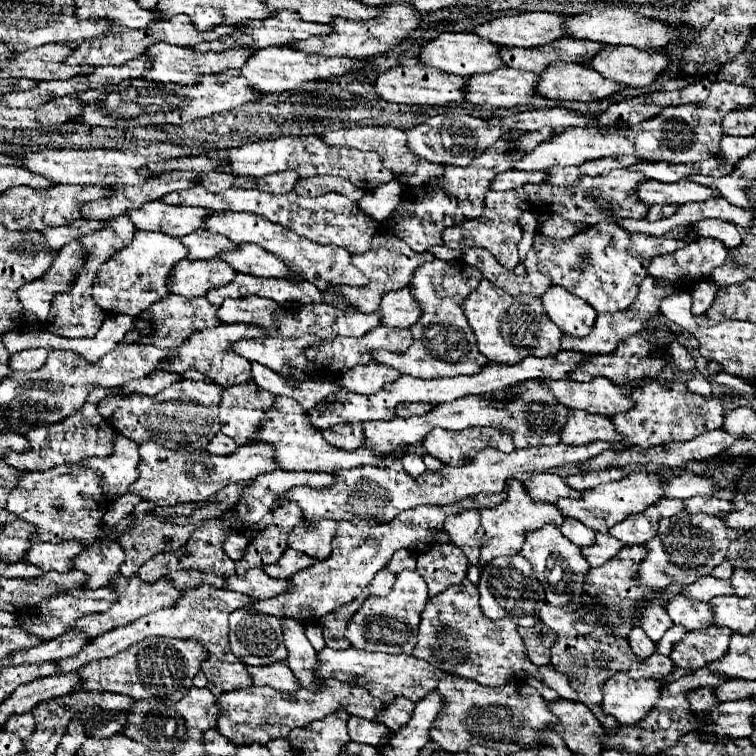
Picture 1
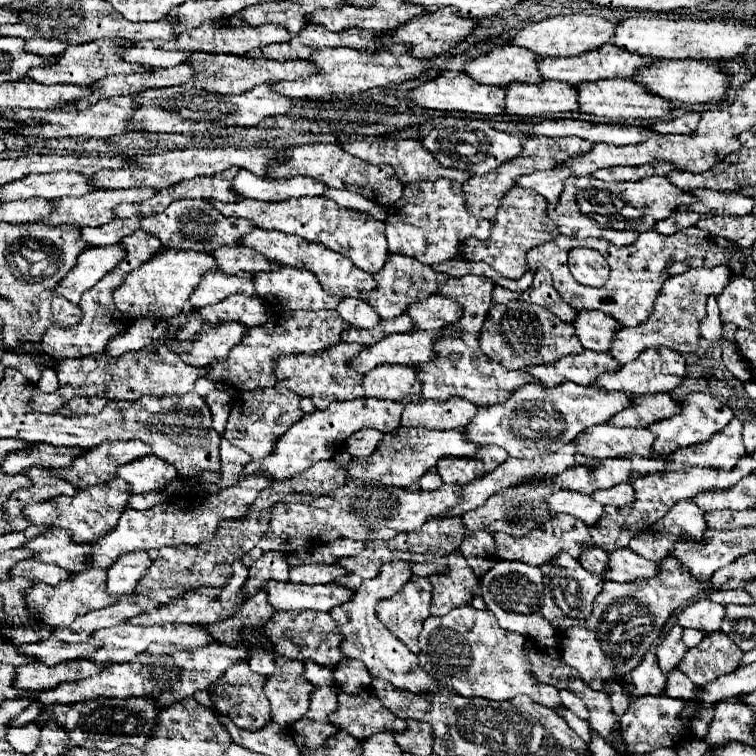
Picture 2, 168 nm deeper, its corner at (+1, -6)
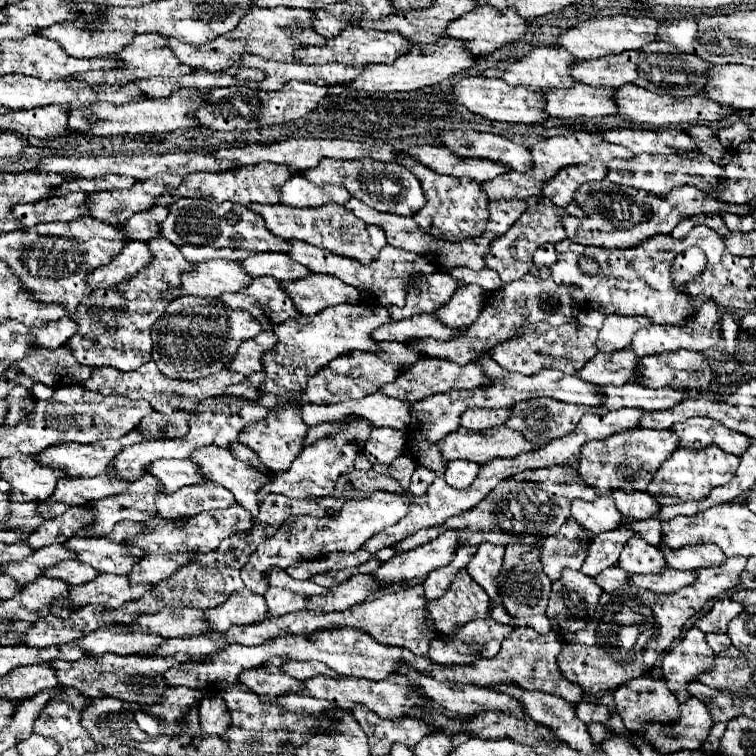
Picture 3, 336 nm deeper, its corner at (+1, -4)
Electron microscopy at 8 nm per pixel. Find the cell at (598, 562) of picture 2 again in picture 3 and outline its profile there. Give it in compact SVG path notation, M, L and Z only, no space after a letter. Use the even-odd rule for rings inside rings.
M608 567L608 569L604 569L598 577L596 577L596 583L604 589L604 591L608 591L608 593L612 593L612 591L616 591L616 589L620 589L622 585L628 585L628 573L624 573L624 569L620 569L620 567Z

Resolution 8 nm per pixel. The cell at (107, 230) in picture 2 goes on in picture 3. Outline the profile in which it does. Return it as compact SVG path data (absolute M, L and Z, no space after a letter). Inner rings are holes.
M156 205L144 213L136 213L122 227L130 239L136 241L152 241L152 237L160 237L160 225L168 215L168 207Z

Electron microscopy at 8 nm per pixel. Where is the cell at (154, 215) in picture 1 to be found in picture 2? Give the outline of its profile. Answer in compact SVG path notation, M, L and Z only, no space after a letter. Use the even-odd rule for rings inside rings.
M182 199L172 205L168 205L162 213L152 217L142 217L140 225L146 233L158 237L164 247L174 249L190 249L190 251L202 251L210 253L222 245L236 247L242 235L246 235L252 229L252 223L246 219L236 217L222 217L206 199Z

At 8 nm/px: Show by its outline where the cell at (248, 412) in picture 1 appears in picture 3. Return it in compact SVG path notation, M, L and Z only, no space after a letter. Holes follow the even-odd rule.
M264 393L256 402L266 405L266 409L270 409L270 415L264 421L248 425L248 429L244 429L244 433L240 433L240 443L248 445L250 449L256 449L256 455L260 457L260 461L264 461L266 469L272 473L282 473L282 471L290 469L296 455L304 449L304 445L300 445L300 441L304 441L304 433L308 433L308 427L304 425L302 417L300 417L300 405L298 407L290 405L288 397L294 397L294 395L302 397L302 393L286 393L284 397Z

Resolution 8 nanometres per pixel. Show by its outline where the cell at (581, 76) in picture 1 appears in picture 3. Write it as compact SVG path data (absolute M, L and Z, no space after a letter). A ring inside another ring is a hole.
M622 85L616 89L616 105L620 109L620 115L628 117L634 123L646 123L646 125L656 125L656 127L668 127L668 125L694 125L700 121L722 121L736 113L736 109L728 105L720 105L704 95L696 97L670 97L670 95L656 95L652 91L640 89L636 85Z

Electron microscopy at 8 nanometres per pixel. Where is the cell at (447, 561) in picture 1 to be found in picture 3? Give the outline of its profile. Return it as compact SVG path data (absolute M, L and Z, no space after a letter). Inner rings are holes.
M462 569L444 597L428 603L428 611L436 629L442 635L452 635L460 625L466 625L472 619L488 617L490 597L480 585L476 585L468 571Z

